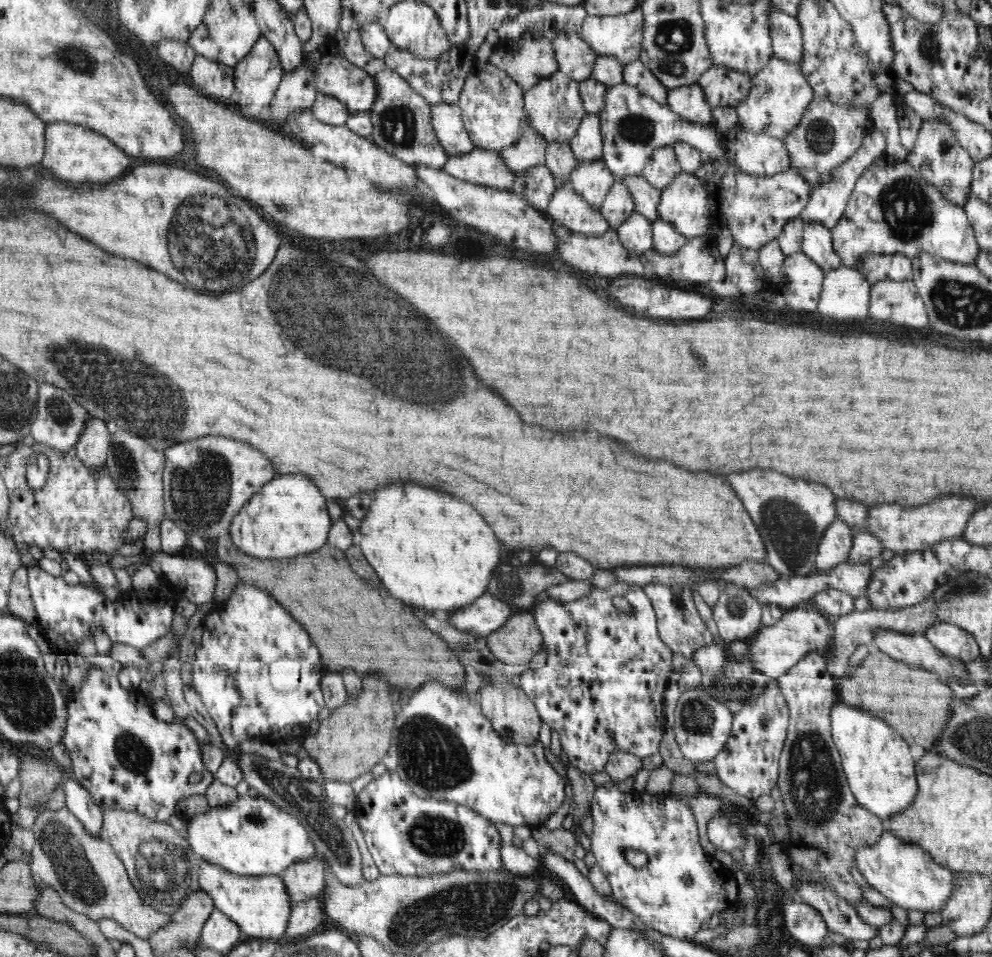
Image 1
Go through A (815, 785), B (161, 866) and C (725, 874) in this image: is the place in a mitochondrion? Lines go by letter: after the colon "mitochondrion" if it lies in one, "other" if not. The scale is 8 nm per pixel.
A: mitochondrion
B: mitochondrion
C: other

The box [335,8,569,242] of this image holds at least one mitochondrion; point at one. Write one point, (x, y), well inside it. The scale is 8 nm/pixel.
(398, 122)

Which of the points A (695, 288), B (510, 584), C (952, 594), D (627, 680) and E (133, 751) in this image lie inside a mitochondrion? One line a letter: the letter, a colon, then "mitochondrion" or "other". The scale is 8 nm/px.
A: other
B: mitochondrion
C: mitochondrion
D: other
E: mitochondrion

